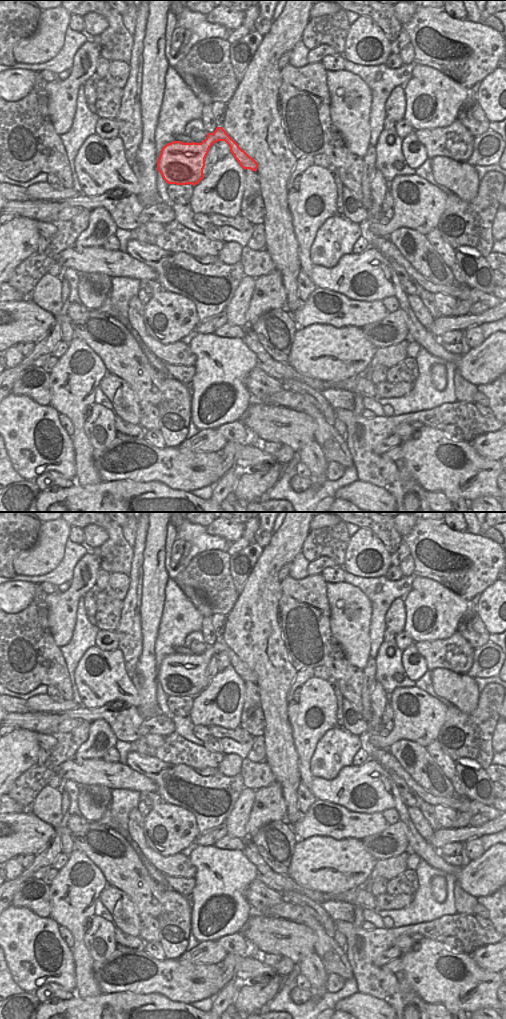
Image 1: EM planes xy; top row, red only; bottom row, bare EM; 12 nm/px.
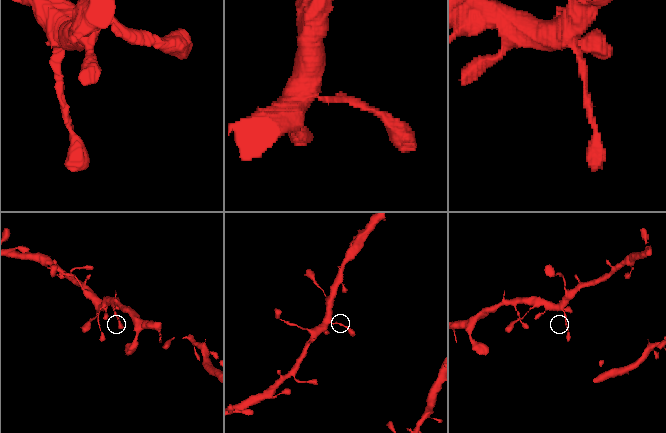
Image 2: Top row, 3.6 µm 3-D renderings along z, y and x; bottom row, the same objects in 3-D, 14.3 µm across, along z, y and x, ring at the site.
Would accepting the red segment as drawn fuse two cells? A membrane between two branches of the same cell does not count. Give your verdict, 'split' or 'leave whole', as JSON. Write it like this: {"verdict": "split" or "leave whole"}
{"verdict": "leave whole"}

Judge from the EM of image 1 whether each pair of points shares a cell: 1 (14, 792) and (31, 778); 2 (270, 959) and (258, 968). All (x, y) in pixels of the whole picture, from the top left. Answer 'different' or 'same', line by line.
1: same
2: different

